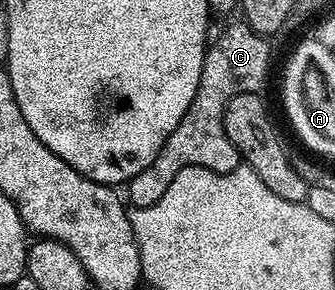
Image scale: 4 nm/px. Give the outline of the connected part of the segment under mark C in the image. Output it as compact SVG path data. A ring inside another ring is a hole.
M245 23L238 24L229 26L216 41L214 38L208 44L205 63L201 67L201 83L197 87L197 95L193 95L193 103L189 103L189 111L185 111L185 119L181 119L181 123L177 123L177 131L165 139L165 147L161 147L157 159L153 159L153 163L132 181L126 182L125 197L134 208L157 203L165 187L173 183L173 175L177 175L177 171L186 165L228 173L241 164L237 147L233 147L233 143L229 143L229 135L225 135L225 107L229 99L237 95L262 90L262 85L267 81L267 72L271 69L271 45L264 34L255 33Z

